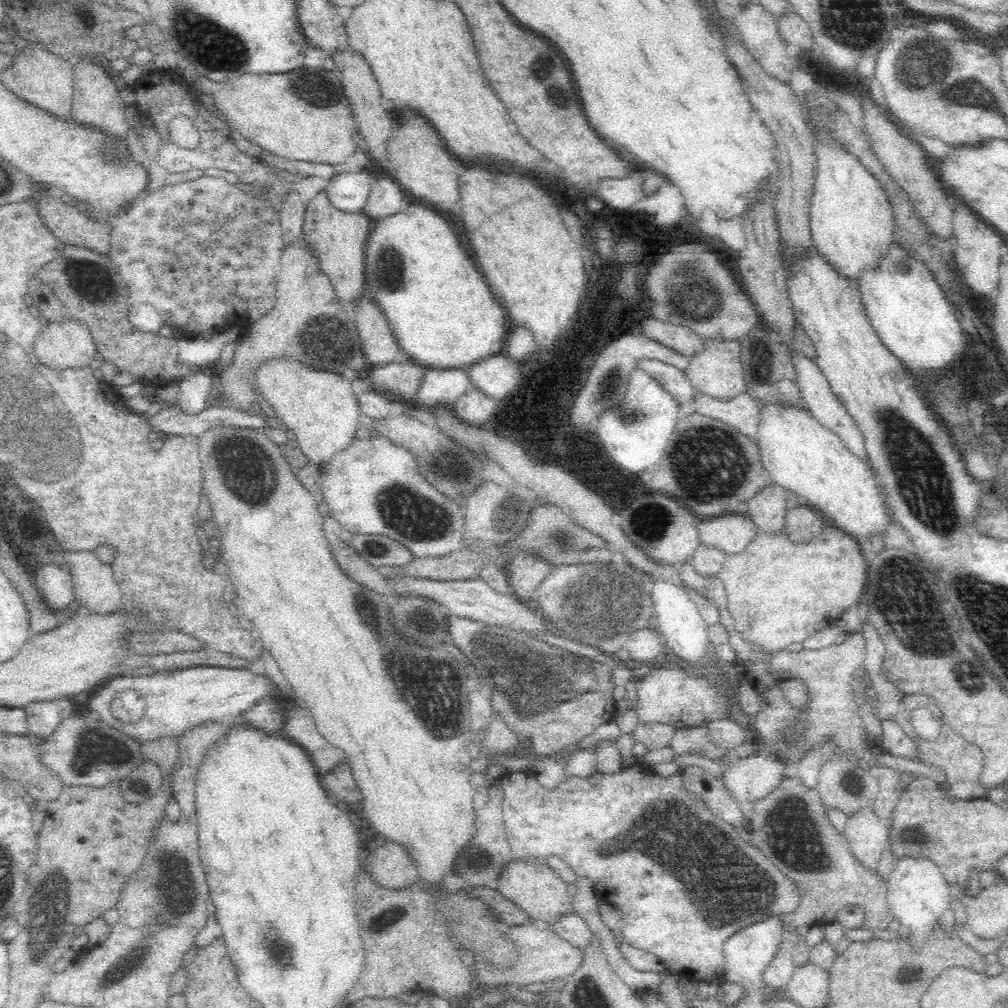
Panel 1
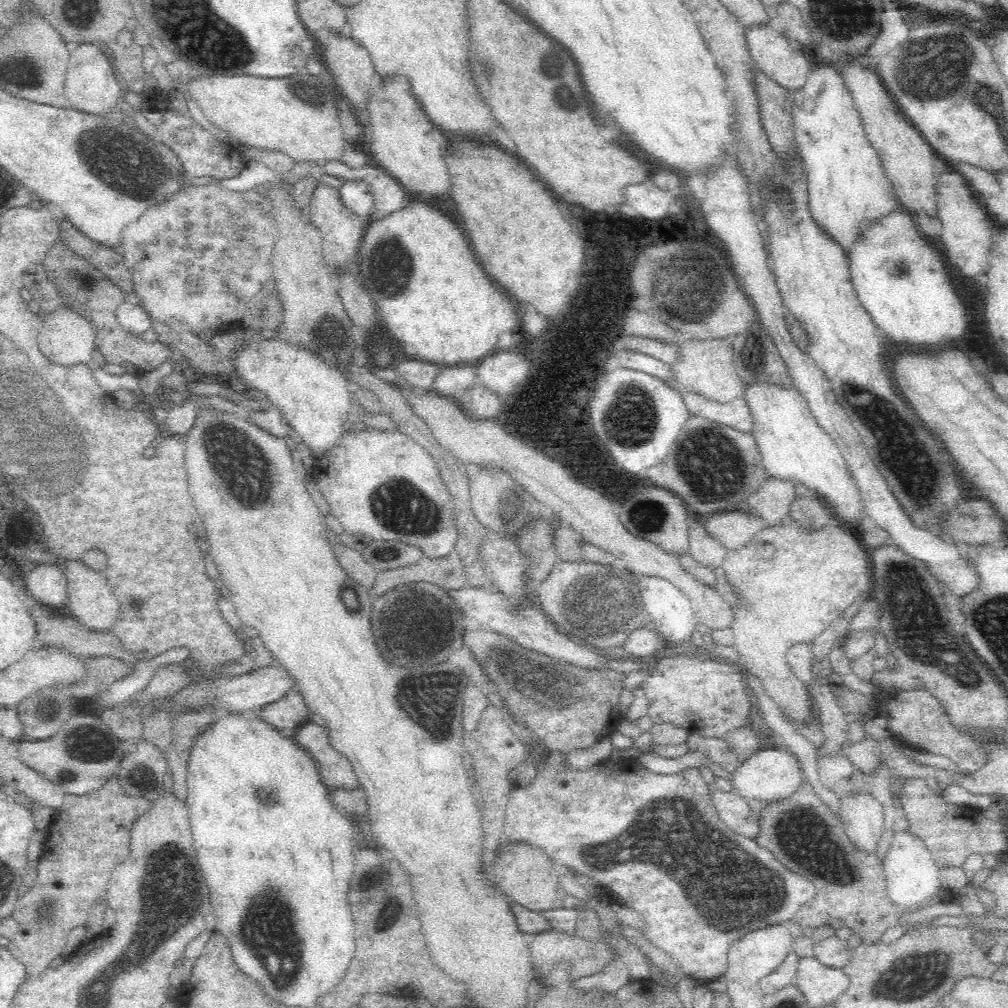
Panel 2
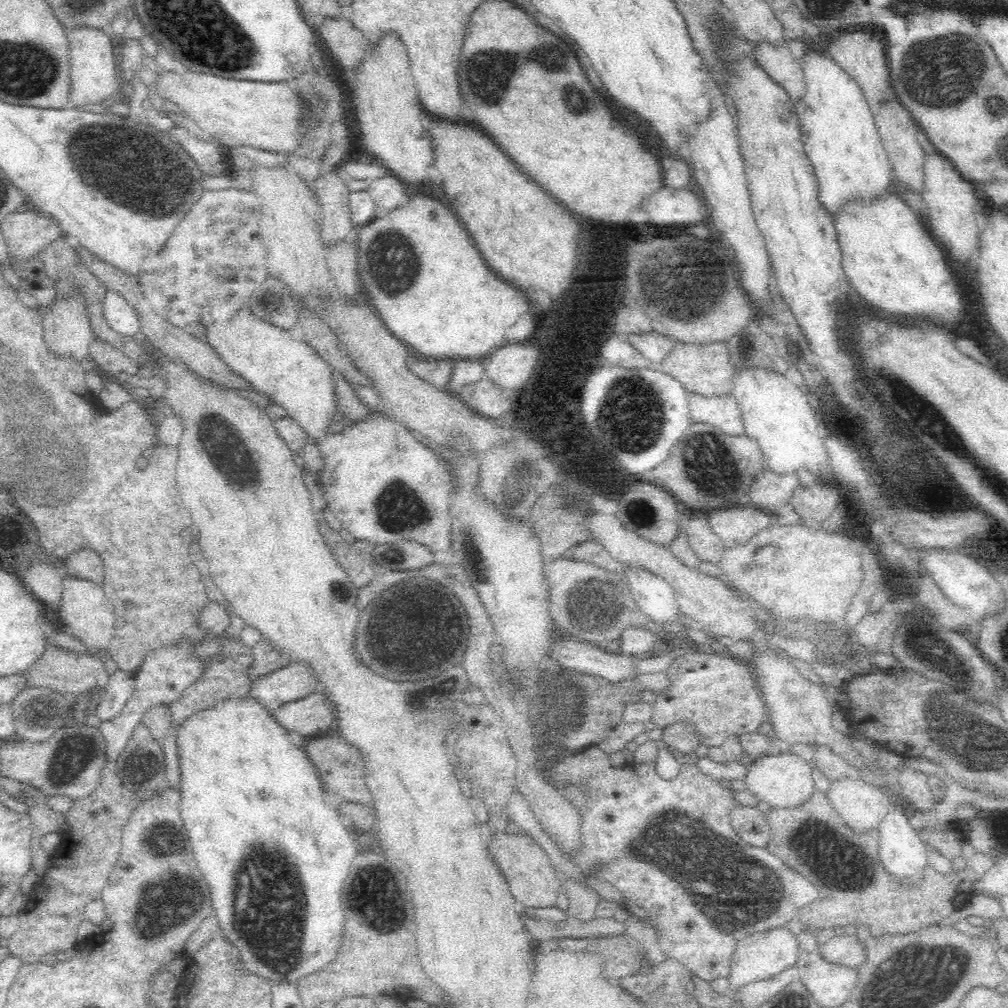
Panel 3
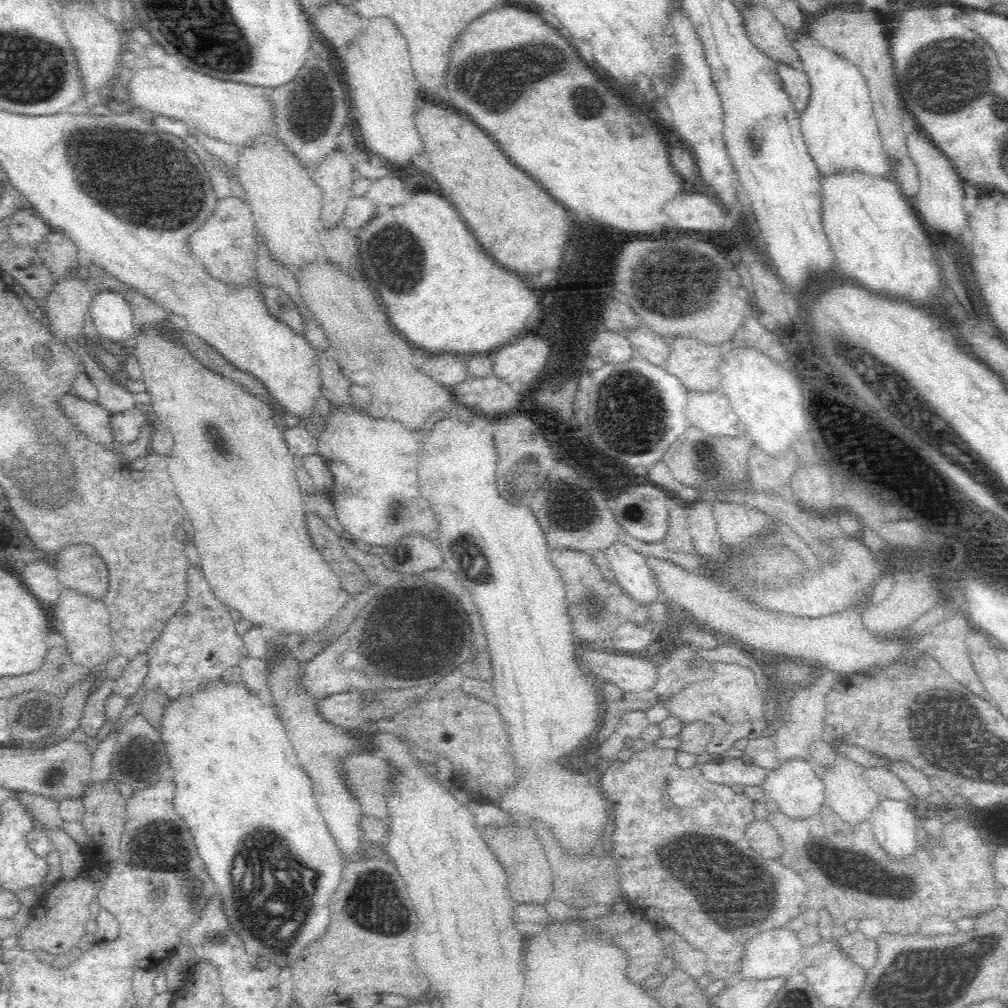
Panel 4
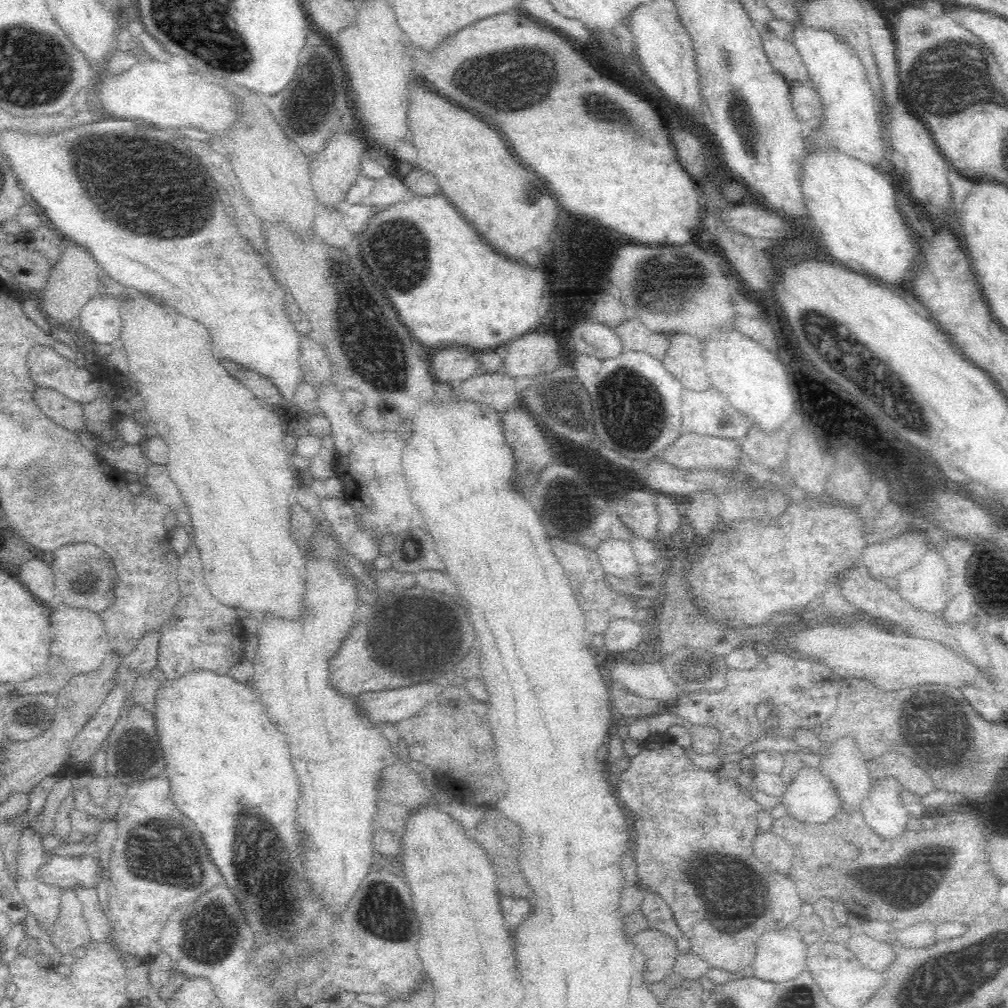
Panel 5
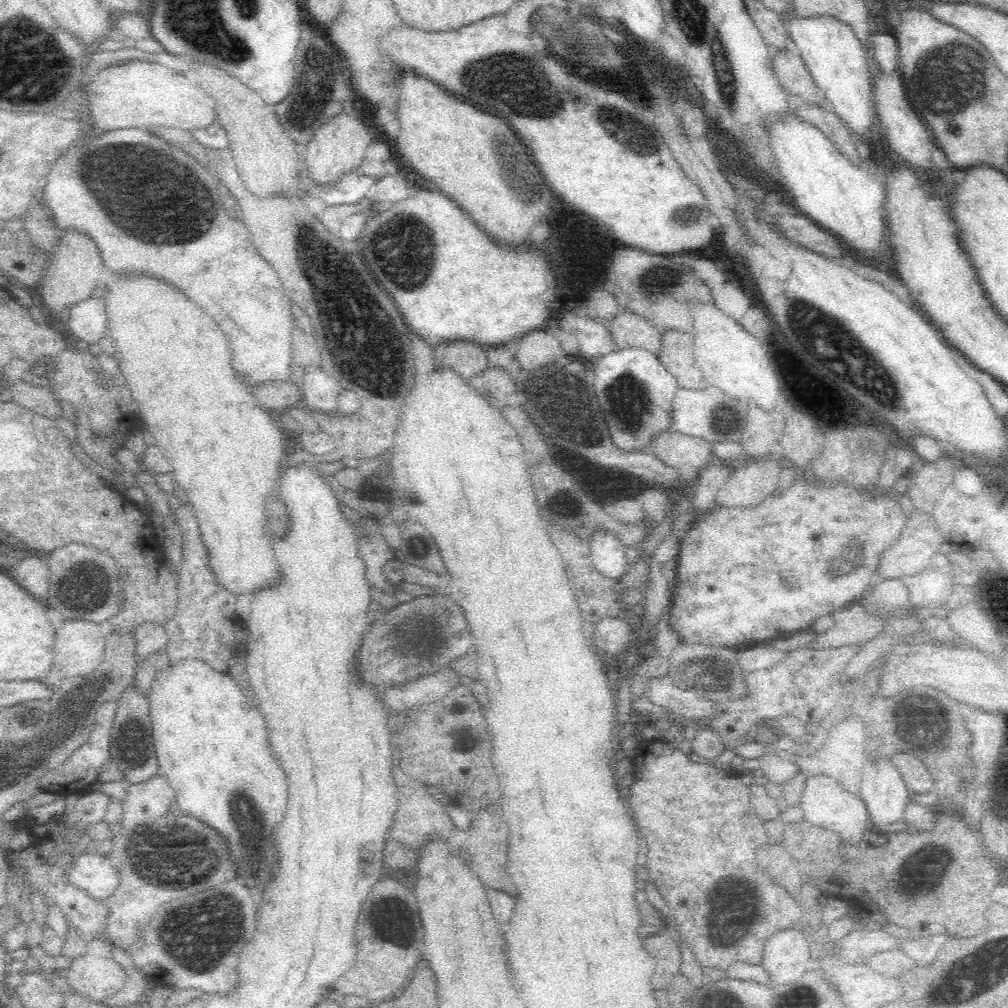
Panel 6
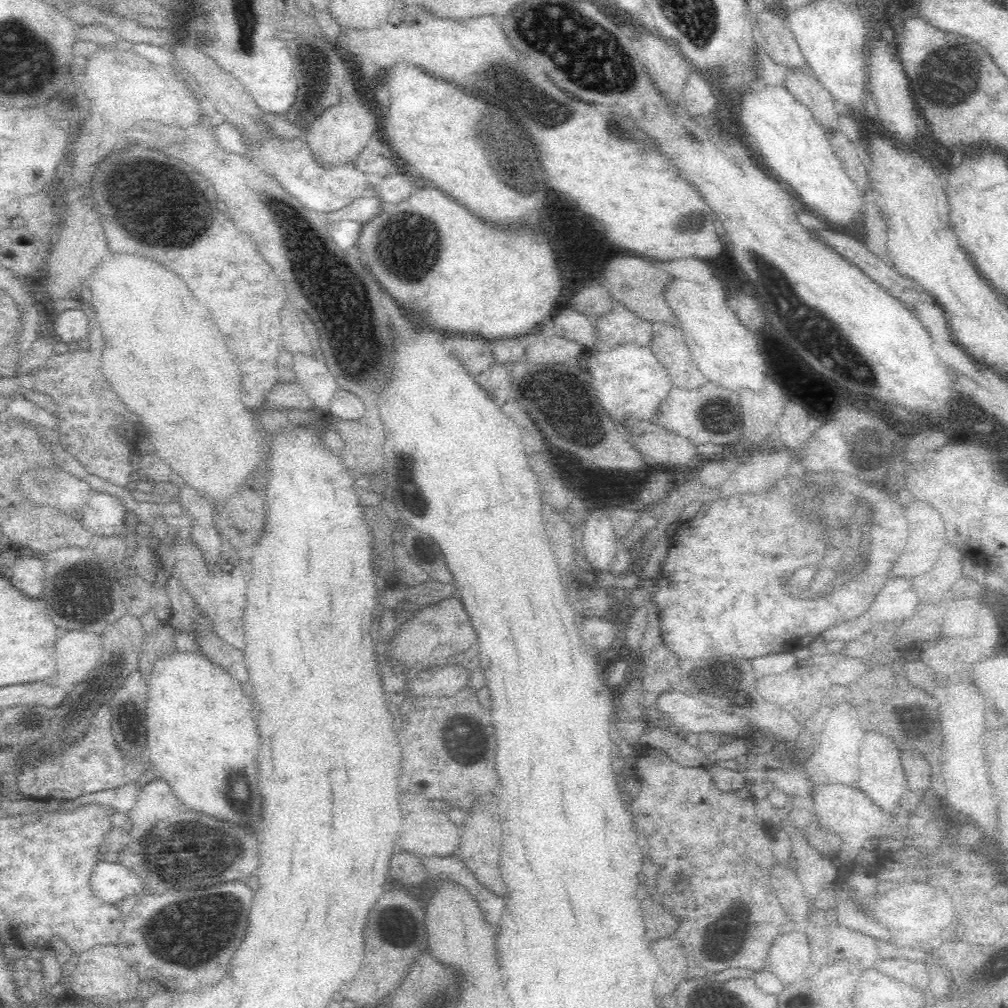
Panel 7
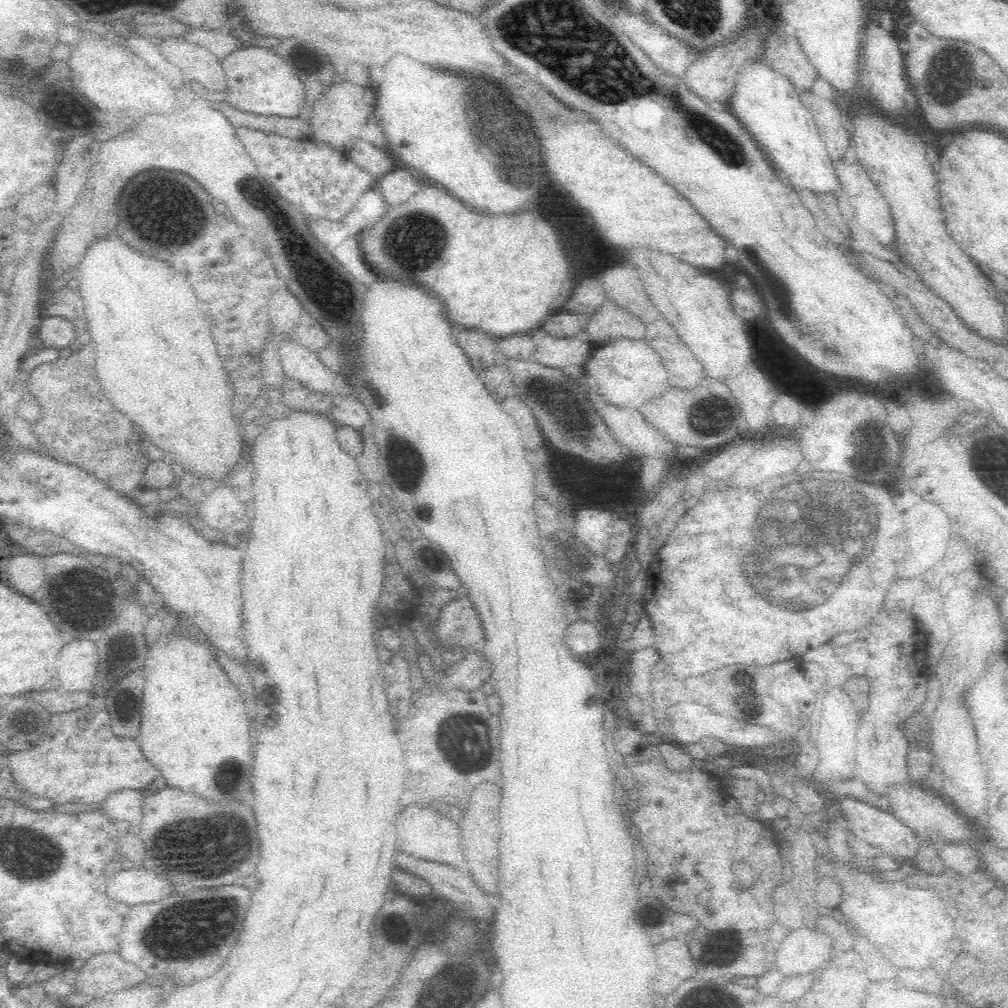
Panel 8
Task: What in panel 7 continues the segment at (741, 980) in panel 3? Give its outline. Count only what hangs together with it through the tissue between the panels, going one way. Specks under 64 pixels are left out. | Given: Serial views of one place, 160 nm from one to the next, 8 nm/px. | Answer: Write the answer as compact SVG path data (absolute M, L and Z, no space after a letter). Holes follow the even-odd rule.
M788 932L778 936L774 946L770 948L770 962L774 974L782 982L790 982L790 976L798 976L810 964L810 948L806 934Z

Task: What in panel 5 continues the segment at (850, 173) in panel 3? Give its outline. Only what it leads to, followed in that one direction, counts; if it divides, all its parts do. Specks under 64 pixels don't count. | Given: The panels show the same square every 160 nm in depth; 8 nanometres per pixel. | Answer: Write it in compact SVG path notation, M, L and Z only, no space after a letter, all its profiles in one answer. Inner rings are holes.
M798 21L793 24L790 41L801 54L801 58L808 68L808 74L810 74L814 86L818 88L818 94L824 100L826 122L836 132L836 136L824 138L824 140L832 142L846 154L852 154L864 162L882 160L888 147L884 127L882 127L882 132L878 128L878 120L882 122L878 98L875 96L872 85L868 82L865 66L860 62L856 49L845 36L836 34L830 27L828 30L818 30L818 28L802 26L802 23Z

